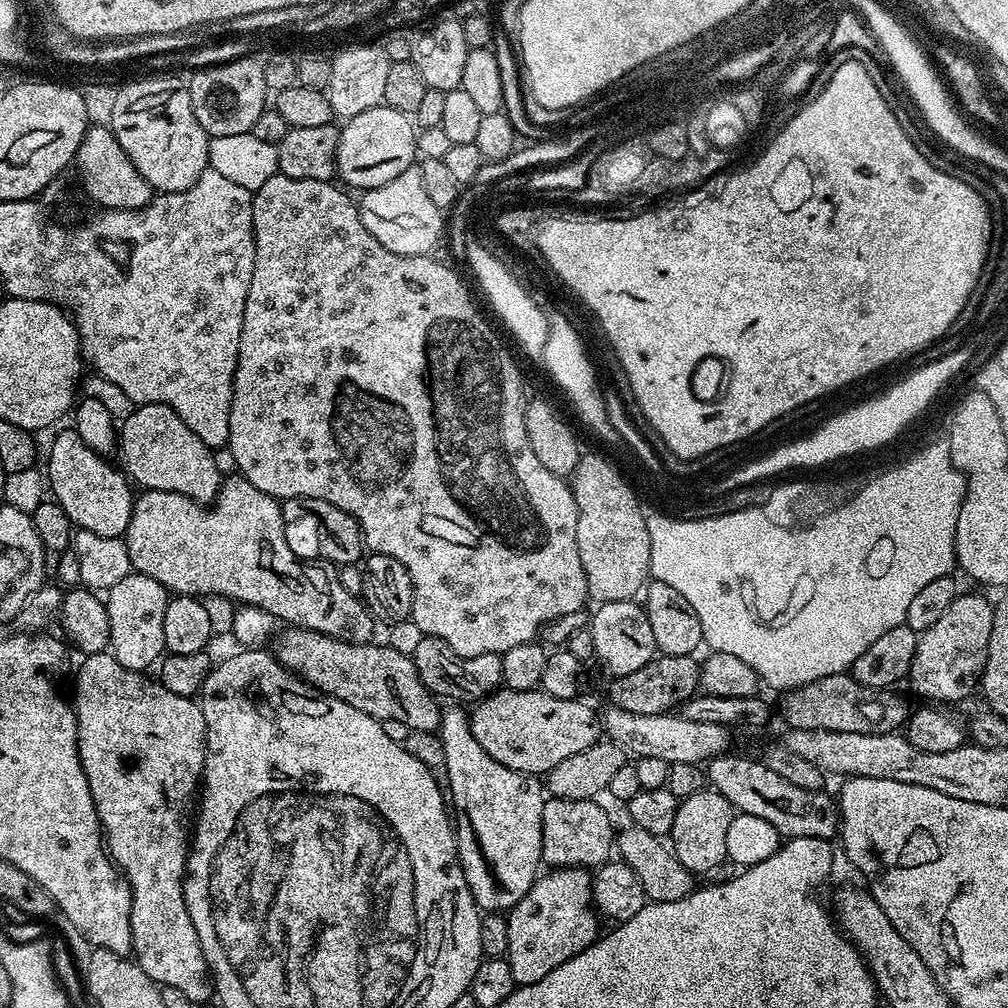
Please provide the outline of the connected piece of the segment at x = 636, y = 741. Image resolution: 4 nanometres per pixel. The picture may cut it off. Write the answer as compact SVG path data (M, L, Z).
M608 706L602 712L602 732L613 744L622 746L625 753L632 758L662 758L662 762L674 765L678 762L690 762L703 765L713 756L723 756L729 751L733 733L720 724L710 722L690 722L679 714L630 714Z

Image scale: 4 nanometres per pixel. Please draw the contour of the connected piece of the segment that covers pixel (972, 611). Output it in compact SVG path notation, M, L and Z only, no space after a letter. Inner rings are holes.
M968 592L965 596L964 593L958 594L934 626L917 635L907 679L912 680L912 688L918 695L928 699L925 701L953 706L966 699L972 691L977 691L990 646L992 605L991 599L987 600L976 592Z

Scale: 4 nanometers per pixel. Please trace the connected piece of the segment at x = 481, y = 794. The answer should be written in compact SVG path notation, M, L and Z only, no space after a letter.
M448 706L440 714L438 735L442 742L442 750L446 754L446 770L448 771L448 787L450 800L456 803L458 811L464 815L464 832L476 843L476 848L465 851L462 856L464 876L472 889L477 908L488 914L504 914L512 909L520 899L528 893L532 883L536 881L542 868L542 810L546 799L546 788L537 777L526 776L518 770L510 770L502 766L502 762L494 762L482 746L478 746L478 738L472 733L472 722L463 707Z

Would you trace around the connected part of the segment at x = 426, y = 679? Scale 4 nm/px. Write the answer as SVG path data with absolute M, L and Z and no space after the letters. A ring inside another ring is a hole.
M421 635L419 639L416 649L411 649L410 655L422 682L432 691L433 696L449 696L452 699L449 701L452 702L479 702L501 687L502 662L497 653L478 654L474 658L466 658L454 654L454 650L450 650L450 646L446 646L446 642L438 638Z

